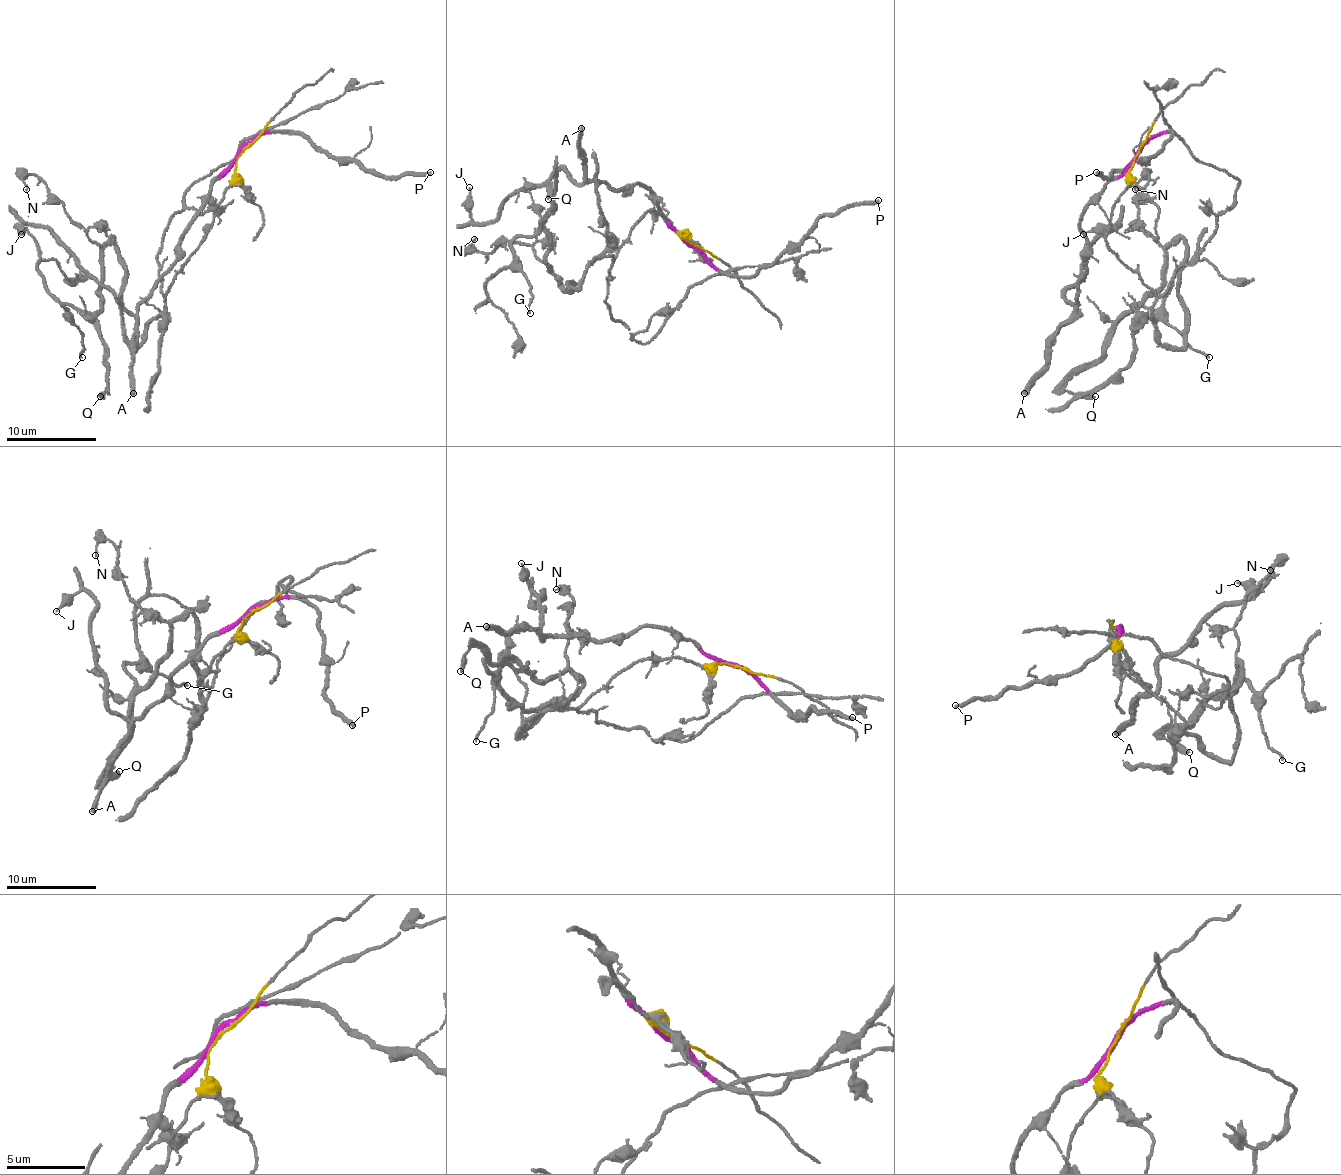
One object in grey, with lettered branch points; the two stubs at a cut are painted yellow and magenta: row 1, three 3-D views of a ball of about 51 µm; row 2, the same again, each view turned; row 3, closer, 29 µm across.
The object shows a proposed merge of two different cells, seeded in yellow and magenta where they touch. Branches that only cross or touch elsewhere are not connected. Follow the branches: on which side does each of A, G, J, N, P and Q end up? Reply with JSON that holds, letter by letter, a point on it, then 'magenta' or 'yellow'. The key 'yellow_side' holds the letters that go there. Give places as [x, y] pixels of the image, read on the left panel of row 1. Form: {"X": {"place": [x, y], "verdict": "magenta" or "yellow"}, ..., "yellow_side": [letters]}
{"A": {"place": [133, 393], "verdict": "magenta"}, "G": {"place": [82, 357], "verdict": "yellow"}, "J": {"place": [21, 234], "verdict": "magenta"}, "N": {"place": [26, 189], "verdict": "yellow"}, "P": {"place": [430, 172], "verdict": "magenta"}, "Q": {"place": [100, 396], "verdict": "yellow"}, "yellow_side": ["G", "N", "Q"]}

